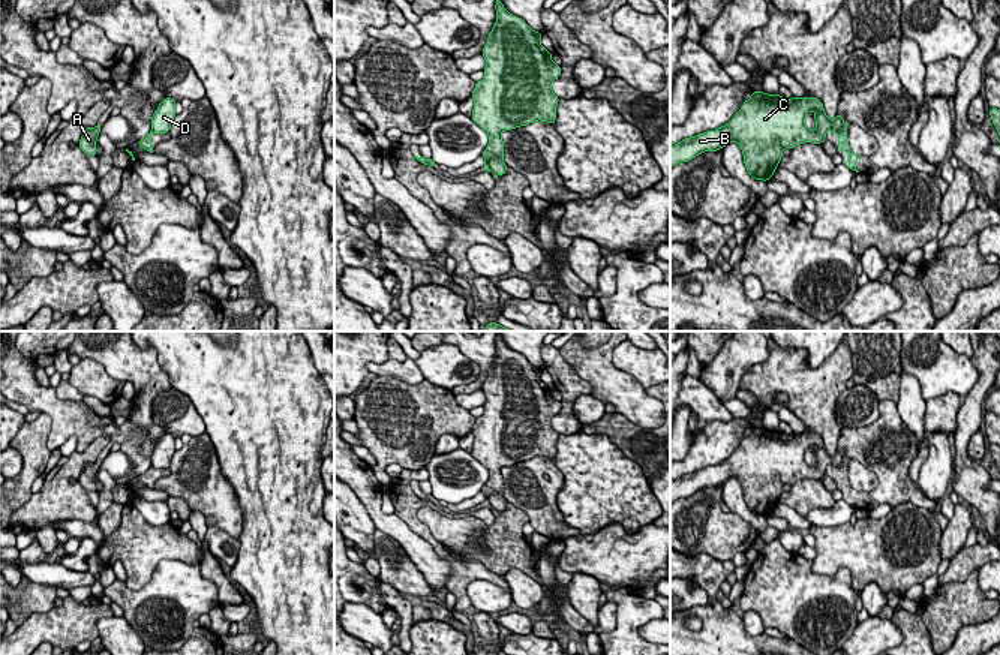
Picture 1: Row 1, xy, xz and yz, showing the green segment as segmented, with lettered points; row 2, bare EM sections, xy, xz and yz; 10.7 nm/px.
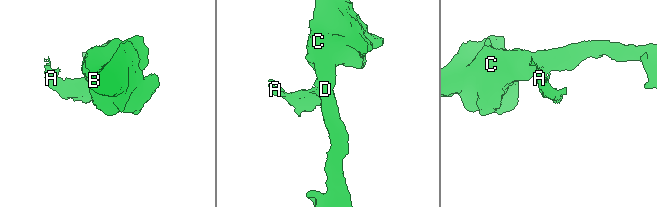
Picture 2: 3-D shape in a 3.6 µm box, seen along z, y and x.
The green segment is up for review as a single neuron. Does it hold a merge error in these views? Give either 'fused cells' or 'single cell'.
fused cells

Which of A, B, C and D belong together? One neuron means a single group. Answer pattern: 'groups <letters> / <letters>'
groups A / B C D

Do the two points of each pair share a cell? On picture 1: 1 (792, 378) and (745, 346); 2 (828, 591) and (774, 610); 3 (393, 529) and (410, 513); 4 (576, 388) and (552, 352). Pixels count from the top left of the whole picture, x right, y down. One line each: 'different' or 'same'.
1: different
2: same
3: different
4: same

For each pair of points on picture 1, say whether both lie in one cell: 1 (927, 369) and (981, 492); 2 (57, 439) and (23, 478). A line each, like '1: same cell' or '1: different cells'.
1: different cells
2: different cells

